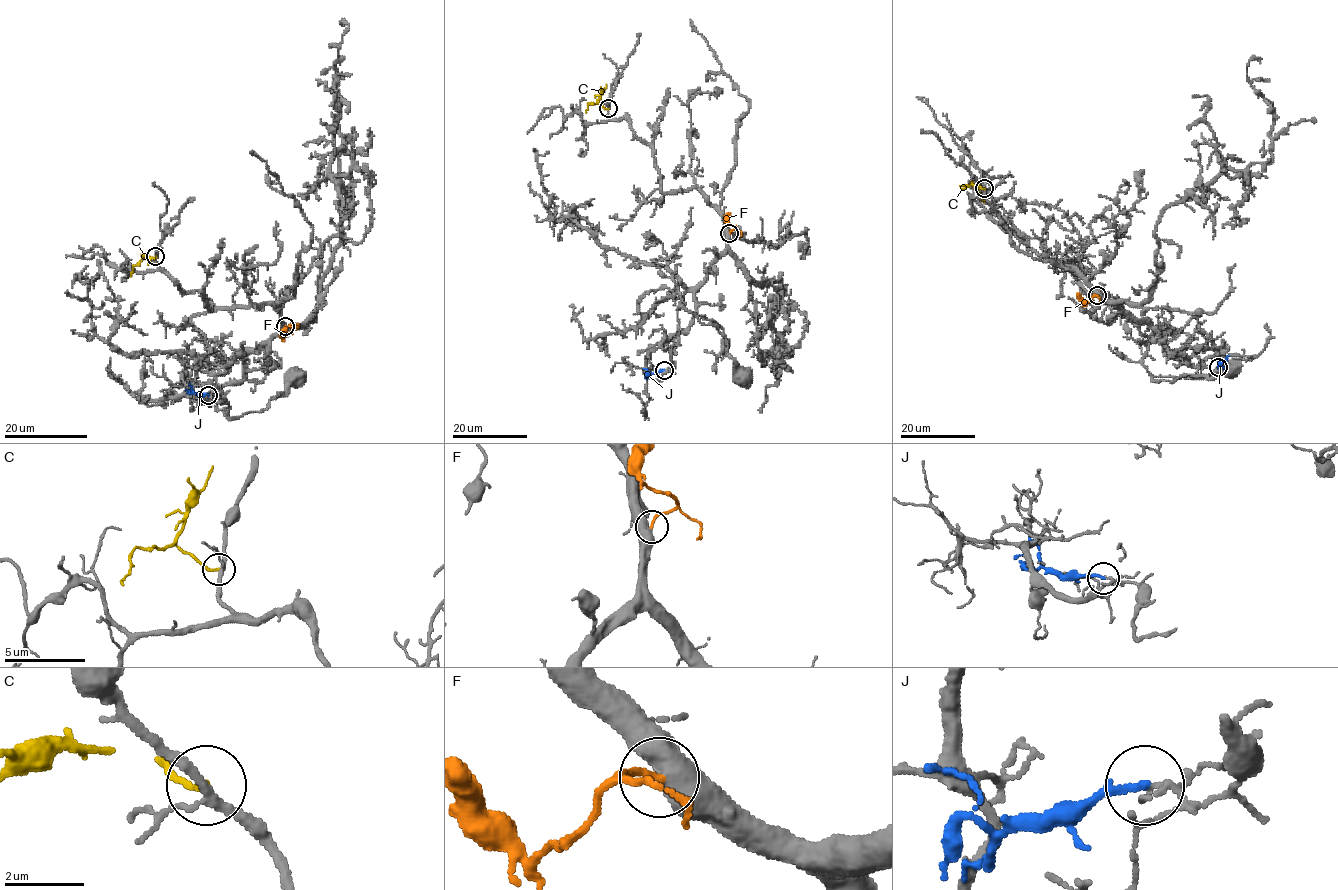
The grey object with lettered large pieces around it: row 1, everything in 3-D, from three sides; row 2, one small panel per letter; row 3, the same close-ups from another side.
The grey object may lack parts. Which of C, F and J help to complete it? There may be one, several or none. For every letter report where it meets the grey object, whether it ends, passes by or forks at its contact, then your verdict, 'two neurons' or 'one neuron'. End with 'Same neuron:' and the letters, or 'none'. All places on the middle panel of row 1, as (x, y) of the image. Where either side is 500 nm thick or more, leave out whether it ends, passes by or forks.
C: (608, 108) | it ends | two neurons
F: (729, 233) | one neuron
J: (664, 370) | it ends | two neurons
Same neuron: F

